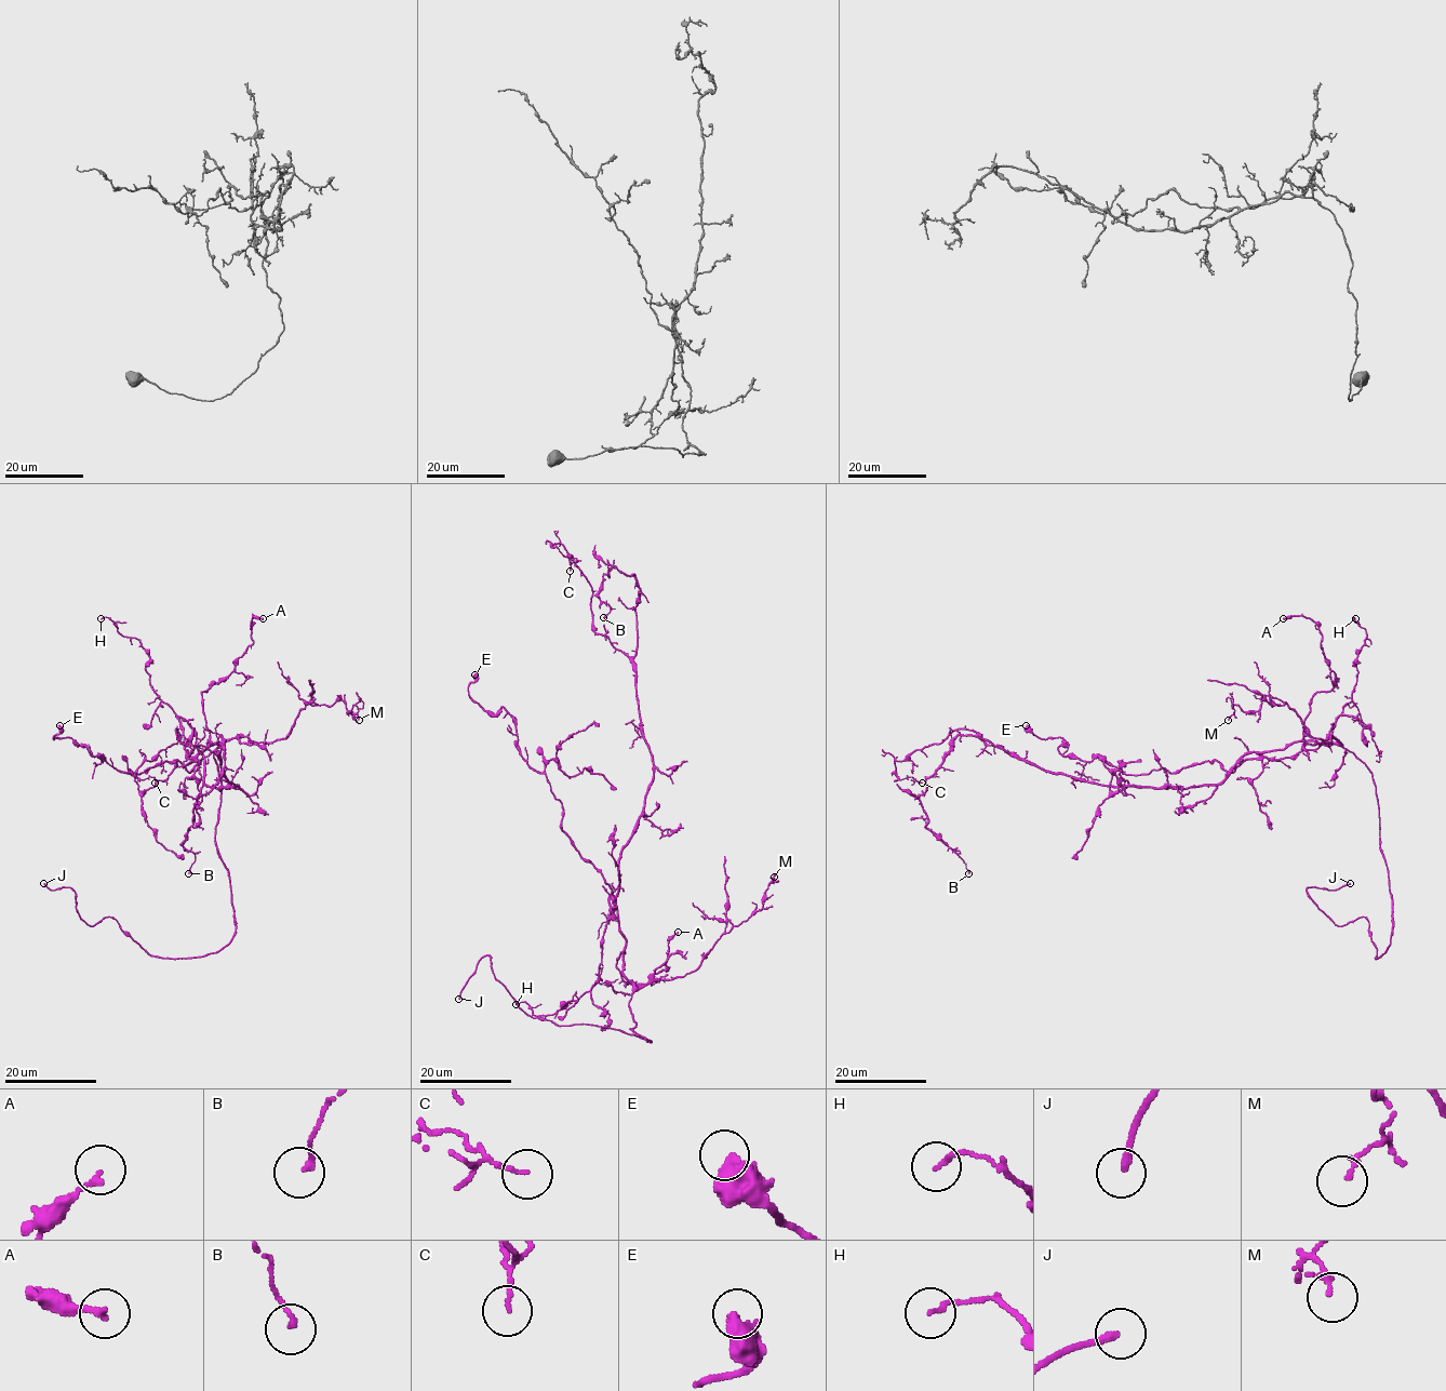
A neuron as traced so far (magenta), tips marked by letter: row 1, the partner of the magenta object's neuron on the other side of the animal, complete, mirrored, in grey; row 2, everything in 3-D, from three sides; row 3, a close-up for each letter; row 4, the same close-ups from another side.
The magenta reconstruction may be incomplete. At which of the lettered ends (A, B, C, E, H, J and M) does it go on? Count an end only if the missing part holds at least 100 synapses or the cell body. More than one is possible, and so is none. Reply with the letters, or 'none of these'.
J

